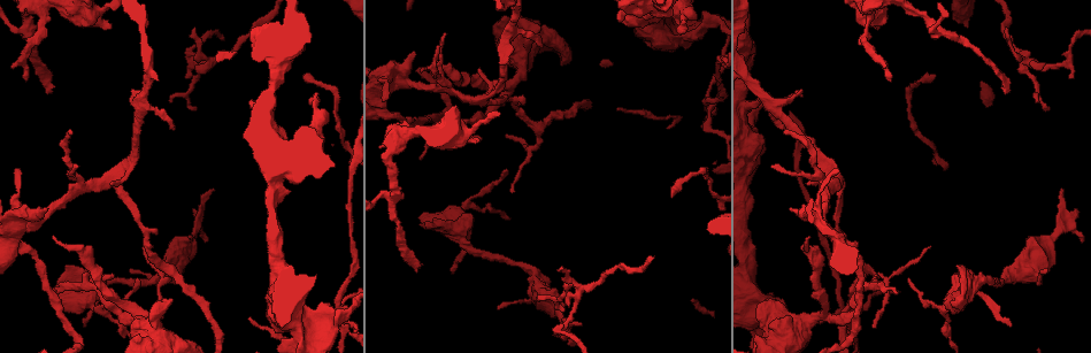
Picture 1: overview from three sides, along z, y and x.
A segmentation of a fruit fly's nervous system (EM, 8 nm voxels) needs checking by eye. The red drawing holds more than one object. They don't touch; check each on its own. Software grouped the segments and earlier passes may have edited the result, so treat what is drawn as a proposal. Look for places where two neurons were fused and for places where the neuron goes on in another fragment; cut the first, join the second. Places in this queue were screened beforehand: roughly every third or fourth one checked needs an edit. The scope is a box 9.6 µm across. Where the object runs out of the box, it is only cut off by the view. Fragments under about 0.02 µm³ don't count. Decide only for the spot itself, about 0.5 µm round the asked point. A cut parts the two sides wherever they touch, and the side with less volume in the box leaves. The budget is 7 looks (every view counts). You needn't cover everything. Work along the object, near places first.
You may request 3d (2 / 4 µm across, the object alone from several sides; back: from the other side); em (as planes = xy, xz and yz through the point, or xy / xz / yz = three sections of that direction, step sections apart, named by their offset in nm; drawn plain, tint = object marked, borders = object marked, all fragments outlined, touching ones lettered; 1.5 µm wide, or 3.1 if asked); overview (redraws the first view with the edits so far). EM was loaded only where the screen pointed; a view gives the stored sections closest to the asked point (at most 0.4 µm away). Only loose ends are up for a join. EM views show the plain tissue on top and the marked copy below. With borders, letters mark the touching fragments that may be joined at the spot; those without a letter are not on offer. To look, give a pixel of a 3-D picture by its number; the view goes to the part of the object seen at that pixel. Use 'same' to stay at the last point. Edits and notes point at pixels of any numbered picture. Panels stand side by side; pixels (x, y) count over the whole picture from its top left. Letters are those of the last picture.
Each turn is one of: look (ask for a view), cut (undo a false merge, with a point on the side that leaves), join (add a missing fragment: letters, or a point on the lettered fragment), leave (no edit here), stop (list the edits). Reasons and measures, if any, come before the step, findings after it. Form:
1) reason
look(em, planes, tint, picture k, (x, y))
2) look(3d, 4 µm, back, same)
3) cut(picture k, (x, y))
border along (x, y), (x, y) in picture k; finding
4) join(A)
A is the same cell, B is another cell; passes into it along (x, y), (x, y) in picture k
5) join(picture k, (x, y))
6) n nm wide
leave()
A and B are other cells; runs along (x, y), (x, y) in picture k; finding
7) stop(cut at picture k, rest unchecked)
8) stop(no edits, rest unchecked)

branch stops here
look(3d, 4 µm, picture 1, (16, 171))

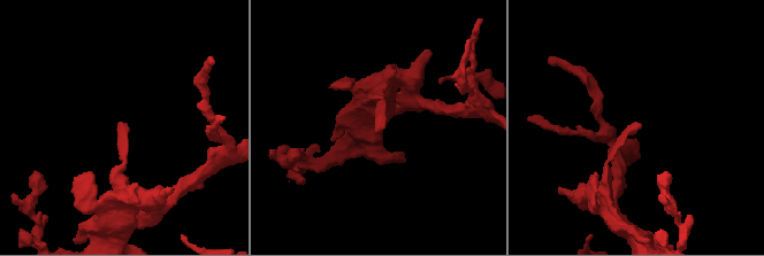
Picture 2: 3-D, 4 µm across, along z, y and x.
now the EM
look(em, planes, borders, picture 2, (120, 126))

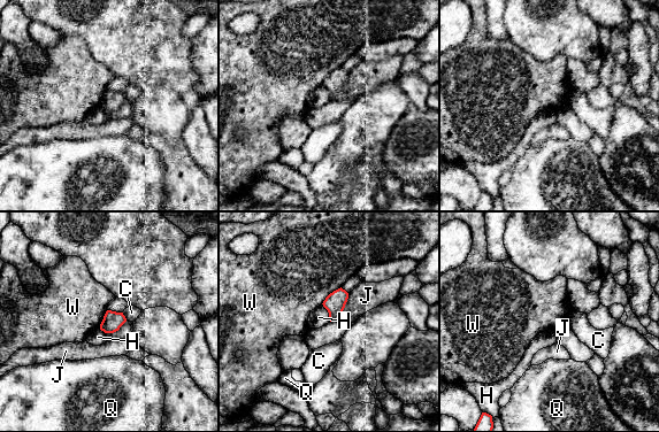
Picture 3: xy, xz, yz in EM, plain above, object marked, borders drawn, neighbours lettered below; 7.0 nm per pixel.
leave()
C, H, J, Q and W are other cells; no lettered fragment goes on from it

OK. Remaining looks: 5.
tapers out
look(em, xy, step 4, borders, picture 1, (1008, 90))

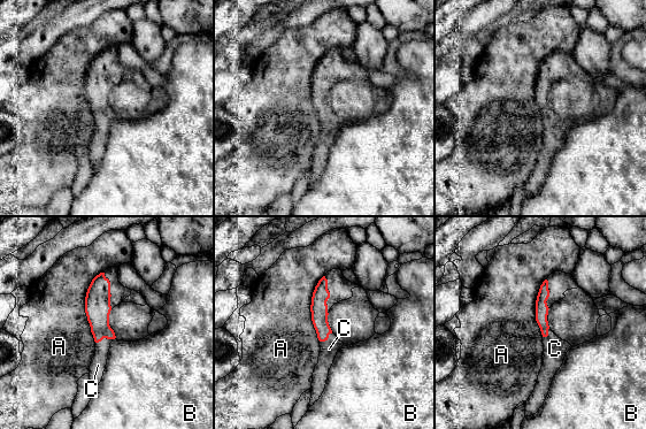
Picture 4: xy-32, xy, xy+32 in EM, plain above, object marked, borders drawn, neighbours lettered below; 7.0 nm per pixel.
cut it another way
look(em, planes, borders, same)

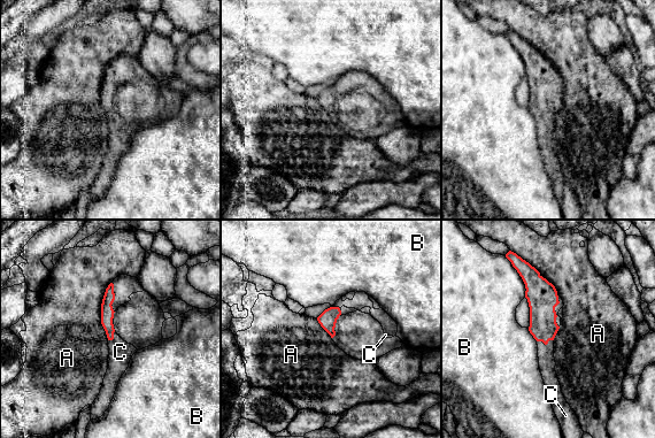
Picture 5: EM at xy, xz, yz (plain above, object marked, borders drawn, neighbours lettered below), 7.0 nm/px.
100 nm wide
join(C)
C is the same cell, A and B are other cells; passes into it along (544, 328), (545, 344), (547, 363) in picture 5; it goes on there

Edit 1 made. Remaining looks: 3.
looks like a crossing
look(3d, 2 µm, picture 1, (837, 312))

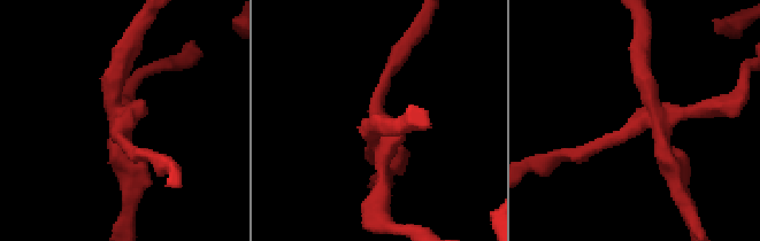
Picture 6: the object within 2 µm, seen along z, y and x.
4 arms; shape alone is not enough
look(em, xy, step 8, tint, picture 6, (652, 119))

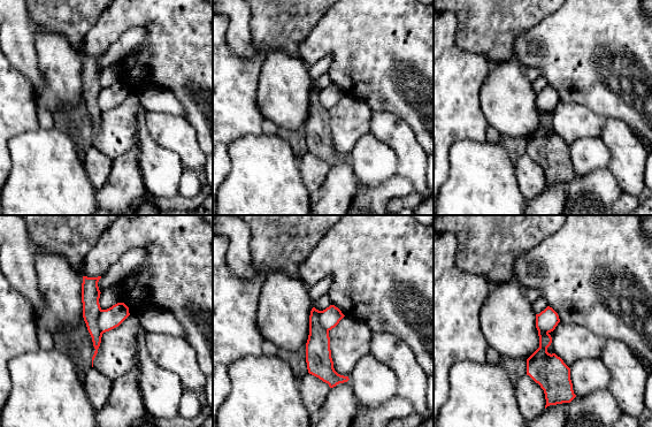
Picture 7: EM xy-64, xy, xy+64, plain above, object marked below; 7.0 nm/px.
look(em, planes, borders, same)

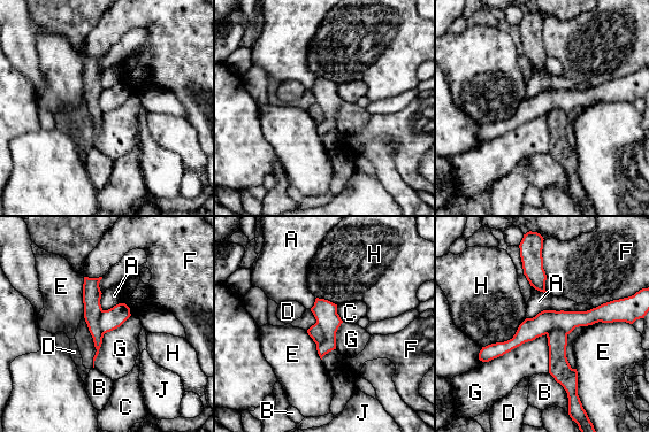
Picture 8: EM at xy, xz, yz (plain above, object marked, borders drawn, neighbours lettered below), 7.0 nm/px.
180 nm wide
cut(picture 8, (315, 332))
A, B, C, D, E, F, G, H and J are other cells; the part that leaves runs along (86, 280), (91, 285), (98, 344) in picture 8; two neurons meet here

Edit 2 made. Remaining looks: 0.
stop(join at picture 5, cut at picture 8, rest unchecked)

